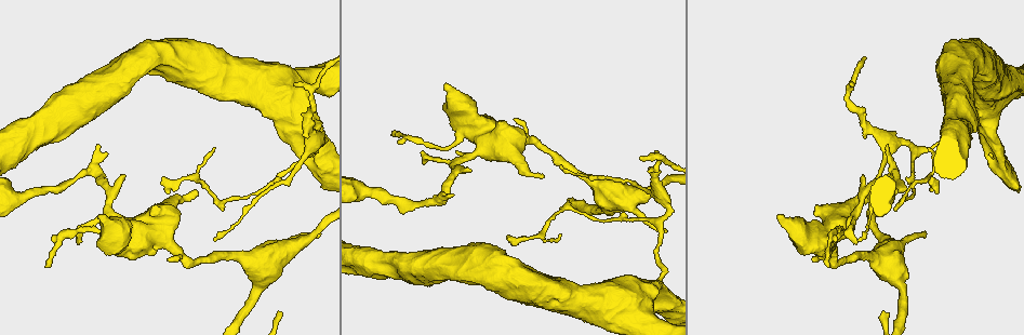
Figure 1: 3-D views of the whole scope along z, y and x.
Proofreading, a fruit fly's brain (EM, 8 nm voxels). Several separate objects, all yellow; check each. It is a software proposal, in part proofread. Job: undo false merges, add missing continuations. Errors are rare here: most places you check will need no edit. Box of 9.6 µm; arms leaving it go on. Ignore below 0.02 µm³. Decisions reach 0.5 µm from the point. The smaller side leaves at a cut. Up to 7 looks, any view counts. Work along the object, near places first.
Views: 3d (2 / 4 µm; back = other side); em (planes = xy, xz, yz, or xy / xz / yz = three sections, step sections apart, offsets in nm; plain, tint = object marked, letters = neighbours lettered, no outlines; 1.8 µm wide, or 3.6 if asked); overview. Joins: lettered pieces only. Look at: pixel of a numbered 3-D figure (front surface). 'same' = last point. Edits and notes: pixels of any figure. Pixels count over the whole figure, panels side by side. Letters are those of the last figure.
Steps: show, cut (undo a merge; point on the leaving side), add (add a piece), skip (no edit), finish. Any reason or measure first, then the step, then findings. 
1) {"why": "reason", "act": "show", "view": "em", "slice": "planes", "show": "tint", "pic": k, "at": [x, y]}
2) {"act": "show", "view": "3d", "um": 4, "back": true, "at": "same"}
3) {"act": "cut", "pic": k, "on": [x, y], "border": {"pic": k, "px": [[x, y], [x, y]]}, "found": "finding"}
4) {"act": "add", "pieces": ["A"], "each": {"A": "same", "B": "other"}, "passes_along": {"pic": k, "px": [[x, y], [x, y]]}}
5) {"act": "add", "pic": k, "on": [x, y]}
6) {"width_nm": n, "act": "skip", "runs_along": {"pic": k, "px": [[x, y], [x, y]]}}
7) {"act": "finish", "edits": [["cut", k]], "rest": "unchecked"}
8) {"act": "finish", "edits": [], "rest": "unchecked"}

{"why": "free end", "act": "show", "view": "em", "slice": "xy", "step": 4, "show": "letters", "pic": 1, "at": [777, 216]}

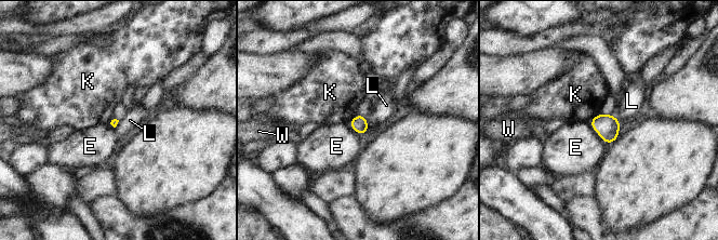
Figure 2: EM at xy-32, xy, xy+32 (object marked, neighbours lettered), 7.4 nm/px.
{"why": "another direction", "act": "show", "view": "em", "slice": "planes", "show": "letters", "at": "same"}

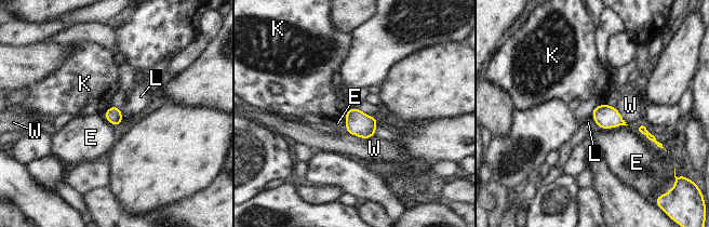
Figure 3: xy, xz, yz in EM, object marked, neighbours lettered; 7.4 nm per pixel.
{"act": "skip", "each": {"E": "other", "K": "other", "L": "other", "W": "other"}, "border": {"pic": 3, "px": [[357, 107], [375, 118]]}, "found": "none of them fits"}

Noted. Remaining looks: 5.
{"why": "an open end", "act": "show", "view": "3d", "um": 2, "pic": 1, "at": [79, 242]}

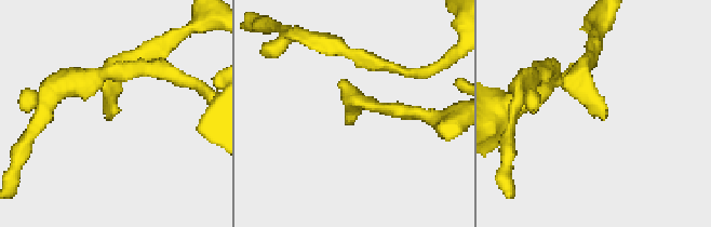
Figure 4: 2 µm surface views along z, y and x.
{"why": "shape alone is not enough", "act": "show", "view": "em", "slice": "planes", "show": "letters", "pic": 4, "at": [108, 117]}

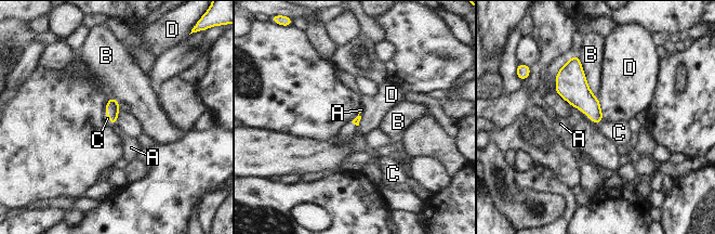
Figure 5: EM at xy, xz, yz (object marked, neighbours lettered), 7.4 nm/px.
{"act": "add", "pieces": ["C"], "each": {"A": "other", "B": "other", "C": "same", "D": "other"}, "passes_along": {"pic": 5, "px": [[580, 96], [599, 122], [619, 132]]}, "found": "the neuron continues"}

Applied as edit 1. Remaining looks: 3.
{"act": "show", "view": "overview"}

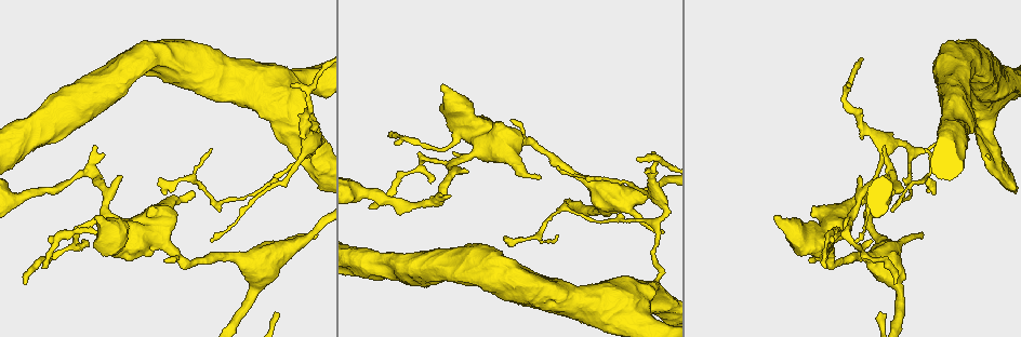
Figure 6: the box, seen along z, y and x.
{"why": "free end", "act": "show", "view": "em", "slice": "xy", "step": 16, "show": "letters", "pic": 6, "at": [921, 233]}

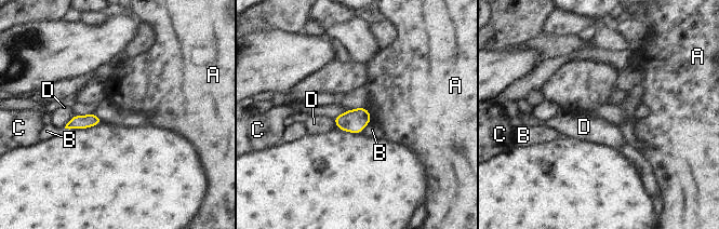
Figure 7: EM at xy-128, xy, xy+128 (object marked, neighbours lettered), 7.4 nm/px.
{"longest_contact_nm": ["C", 130], "act": "skip", "each": {"A": "other", "B": "other", "C": "other", "D": "other"}, "border": {"pic": 7, "px": [[349, 110], [334, 118]]}, "found": "no lettered piece goes on from it"}

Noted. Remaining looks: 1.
{"act": "finish", "edits": [["add", 5]], "rest": "unchecked"}

